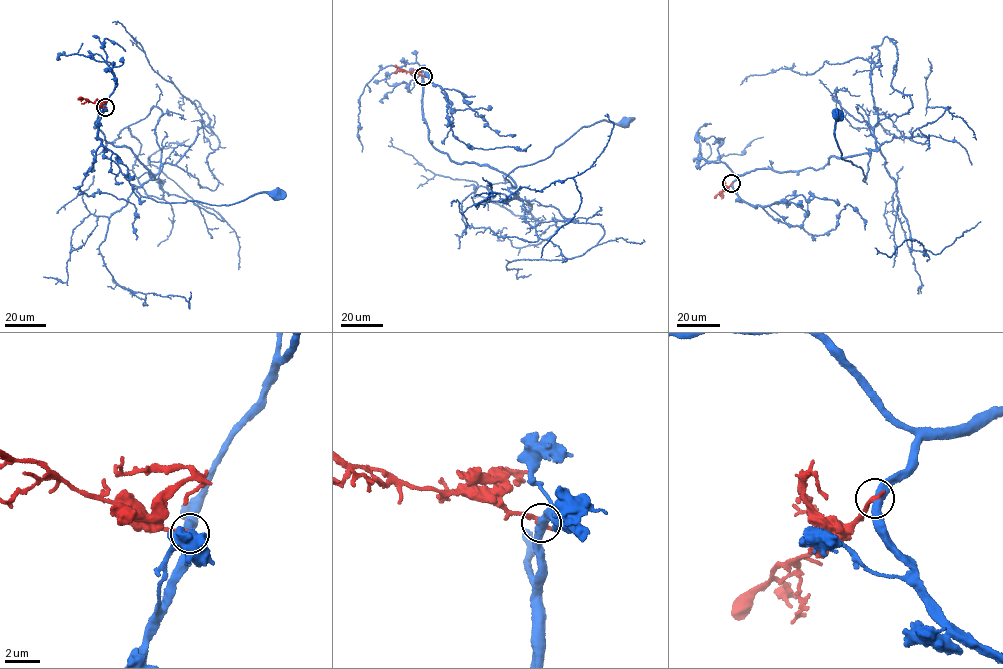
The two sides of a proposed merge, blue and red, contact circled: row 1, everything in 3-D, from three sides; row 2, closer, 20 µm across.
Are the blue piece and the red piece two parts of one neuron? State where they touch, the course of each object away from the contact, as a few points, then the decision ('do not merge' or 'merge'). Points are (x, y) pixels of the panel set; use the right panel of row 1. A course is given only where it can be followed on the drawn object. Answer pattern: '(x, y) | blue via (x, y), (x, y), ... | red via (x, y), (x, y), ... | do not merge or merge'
(731, 183) | blue via (731, 183), (757, 168), (819, 169), (832, 155), (869, 153), (863, 181), (862, 169), (841, 157), (837, 115) | red via (731, 183), (719, 193), (720, 196) | do not merge

